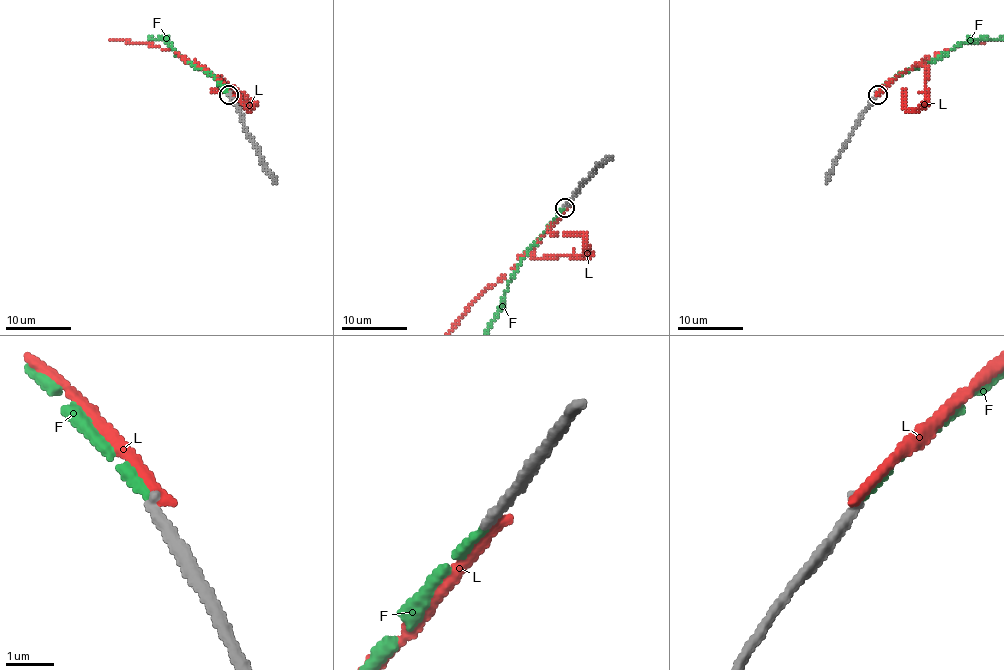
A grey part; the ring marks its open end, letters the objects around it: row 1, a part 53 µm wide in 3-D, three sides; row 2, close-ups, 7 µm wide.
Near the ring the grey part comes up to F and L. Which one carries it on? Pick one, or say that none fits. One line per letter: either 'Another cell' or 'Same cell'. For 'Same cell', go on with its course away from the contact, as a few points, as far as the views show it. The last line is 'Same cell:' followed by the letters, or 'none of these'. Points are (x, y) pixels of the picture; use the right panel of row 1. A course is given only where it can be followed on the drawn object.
F: Same cell
L: Another cell
Same cell: F

